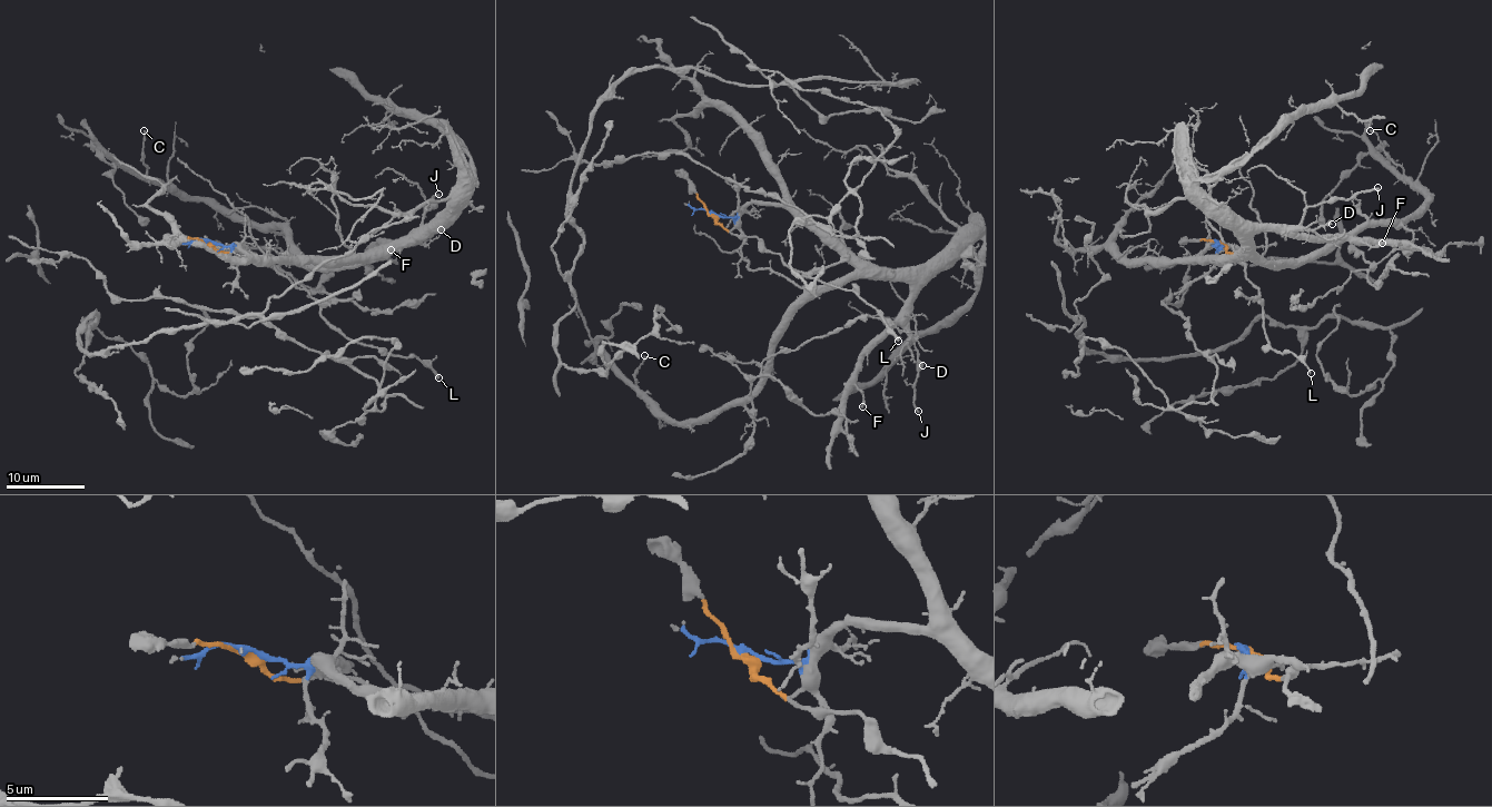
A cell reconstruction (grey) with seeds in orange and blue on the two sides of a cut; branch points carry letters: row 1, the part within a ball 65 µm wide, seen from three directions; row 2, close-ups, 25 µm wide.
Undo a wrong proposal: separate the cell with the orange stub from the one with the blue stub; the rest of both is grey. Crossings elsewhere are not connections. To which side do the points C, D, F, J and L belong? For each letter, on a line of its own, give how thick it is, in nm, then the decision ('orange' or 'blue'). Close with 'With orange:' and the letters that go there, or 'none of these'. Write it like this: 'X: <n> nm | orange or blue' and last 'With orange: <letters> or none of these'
C: 150 nm | blue
D: 150 nm | blue
F: 240 nm | blue
J: 240 nm | blue
L: 200 nm | orange
With orange: L

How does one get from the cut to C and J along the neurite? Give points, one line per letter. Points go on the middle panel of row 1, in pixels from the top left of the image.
C: (712, 214), (792, 205), (853, 269), (797, 311), (767, 376), (693, 420), (660, 417), (635, 390), (644, 355)
J: (712, 214), (737, 217), (750, 203), (792, 205), (859, 257), (910, 285), (919, 411)

